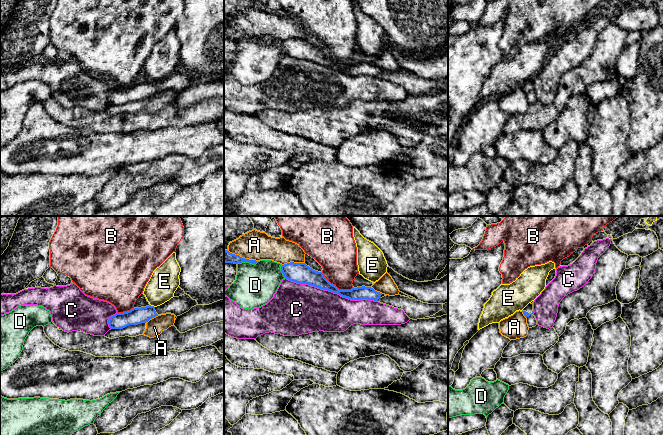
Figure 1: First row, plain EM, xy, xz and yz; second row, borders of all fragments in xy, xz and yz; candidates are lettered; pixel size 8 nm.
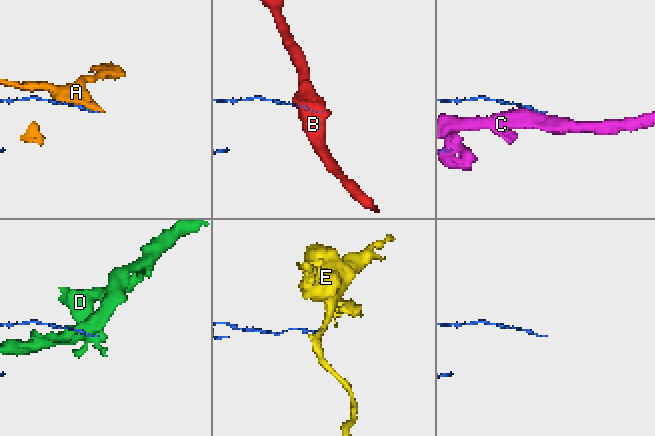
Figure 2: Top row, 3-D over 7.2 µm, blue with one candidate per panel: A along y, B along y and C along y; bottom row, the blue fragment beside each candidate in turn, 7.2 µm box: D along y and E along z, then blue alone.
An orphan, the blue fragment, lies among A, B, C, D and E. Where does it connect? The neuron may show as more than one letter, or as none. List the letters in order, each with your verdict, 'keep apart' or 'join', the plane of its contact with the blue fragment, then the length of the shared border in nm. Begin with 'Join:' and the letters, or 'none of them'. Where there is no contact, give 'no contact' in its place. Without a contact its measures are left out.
Join: none of them
A: keep apart | xz | 240 nm
B: keep apart | xz | 300 nm
C: keep apart | xz | 750 nm
D: keep apart | xz | 170 nm
E: keep apart | xy | 50 nm

